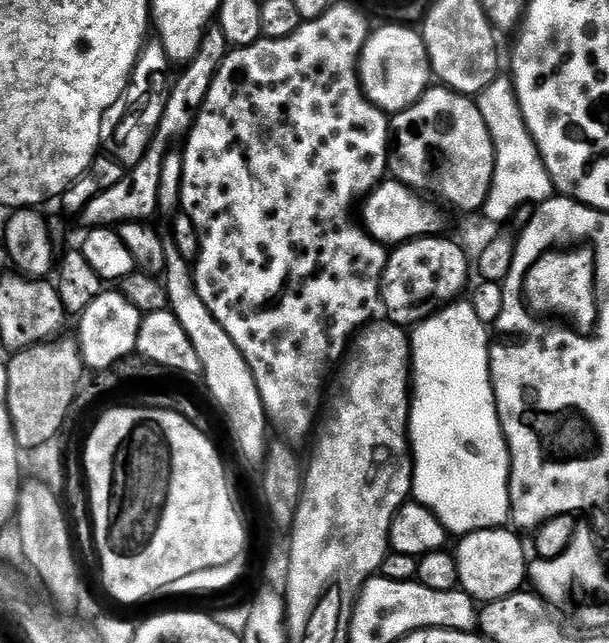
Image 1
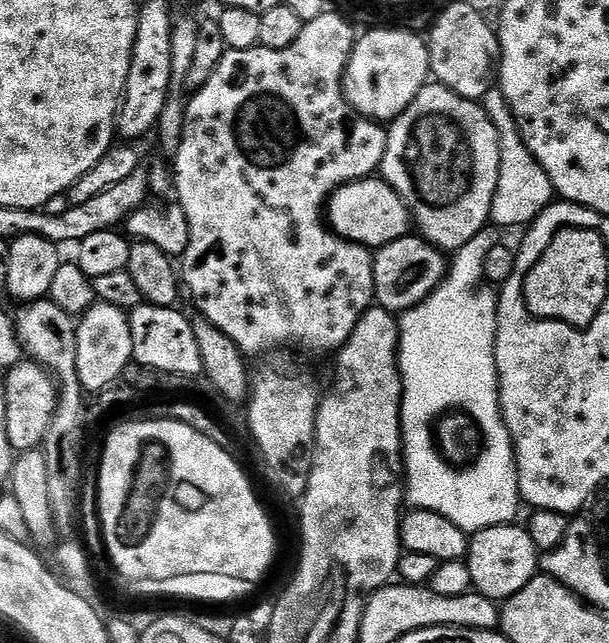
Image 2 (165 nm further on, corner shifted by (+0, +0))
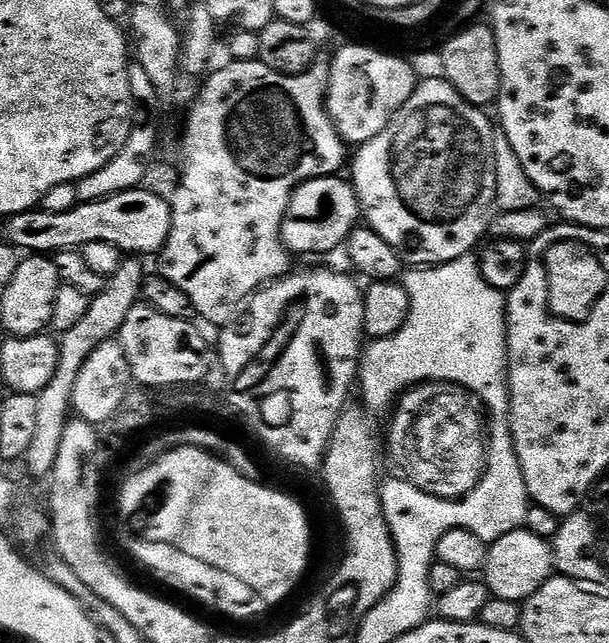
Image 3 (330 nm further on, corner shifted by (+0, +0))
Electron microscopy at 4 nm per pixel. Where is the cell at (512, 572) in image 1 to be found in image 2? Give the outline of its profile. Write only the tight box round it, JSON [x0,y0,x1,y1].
[466,523,538,602]

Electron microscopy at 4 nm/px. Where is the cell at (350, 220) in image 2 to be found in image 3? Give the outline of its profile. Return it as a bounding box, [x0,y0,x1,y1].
[280,175,362,256]

